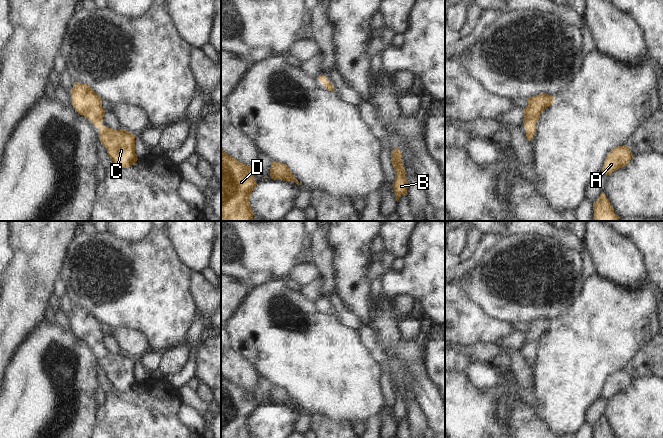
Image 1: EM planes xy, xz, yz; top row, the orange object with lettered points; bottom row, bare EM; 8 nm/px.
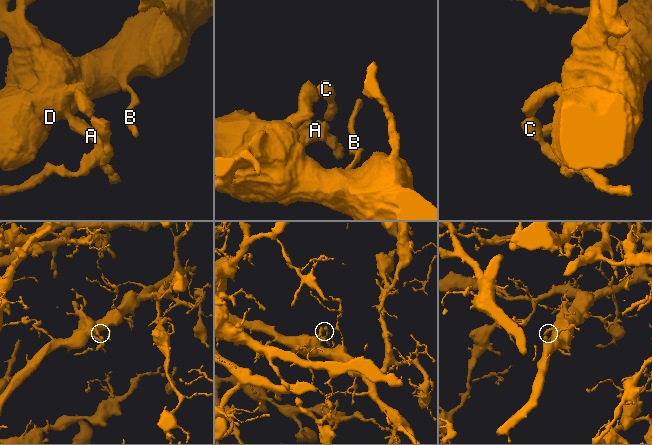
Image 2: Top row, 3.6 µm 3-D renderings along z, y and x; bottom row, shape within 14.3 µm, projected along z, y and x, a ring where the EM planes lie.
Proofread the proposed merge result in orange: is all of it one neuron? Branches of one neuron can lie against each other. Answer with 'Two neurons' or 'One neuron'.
One neuron

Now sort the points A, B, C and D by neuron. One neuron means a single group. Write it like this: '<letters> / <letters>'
A B C D

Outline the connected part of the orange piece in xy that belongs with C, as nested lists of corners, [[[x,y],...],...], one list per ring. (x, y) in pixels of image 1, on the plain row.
[[[83,307],[75,308],[70,315],[71,329],[75,334],[99,352],[99,363],[107,374],[113,388],[129,392],[138,384],[135,377],[135,360],[124,354],[115,354],[102,349],[105,334],[102,322],[90,310]]]

